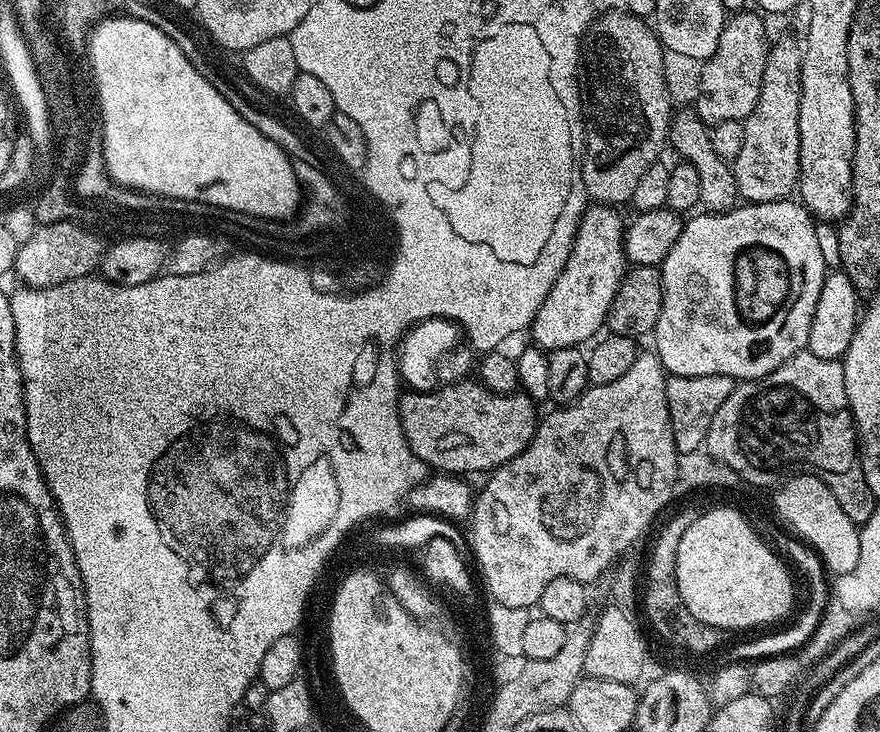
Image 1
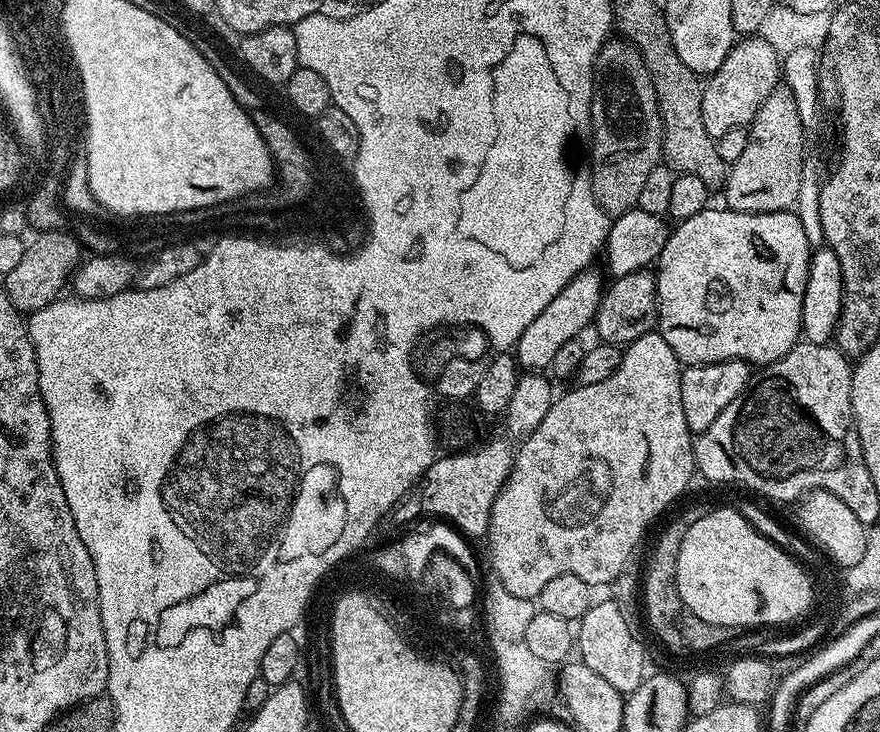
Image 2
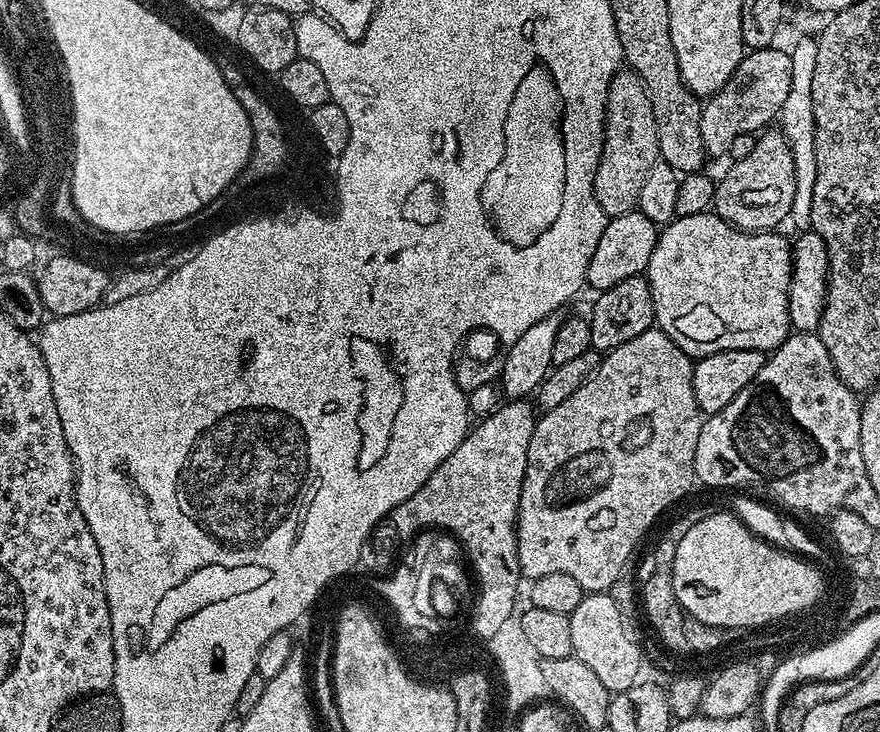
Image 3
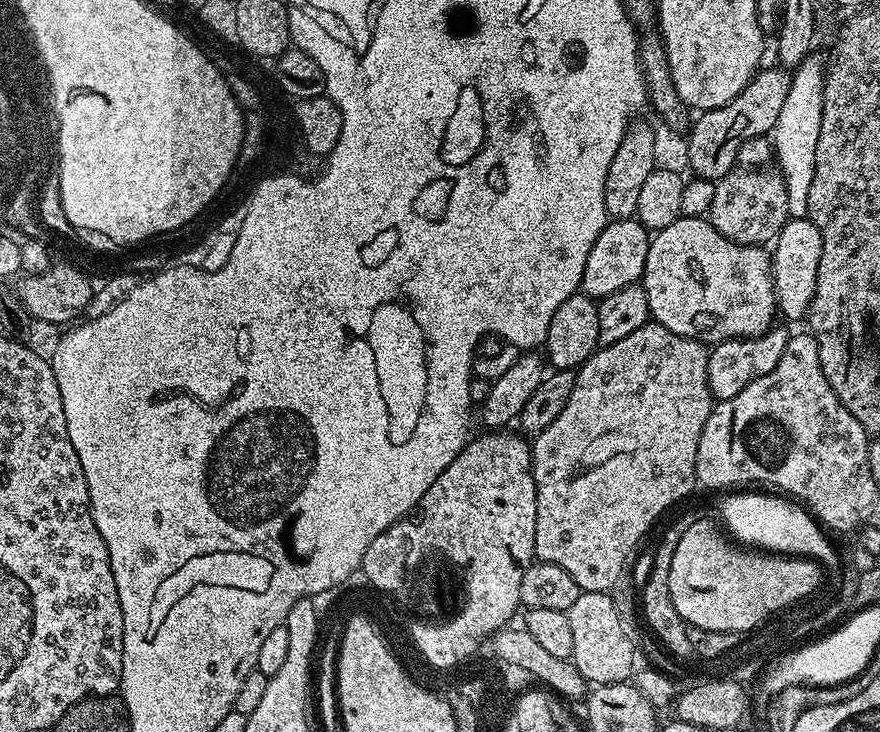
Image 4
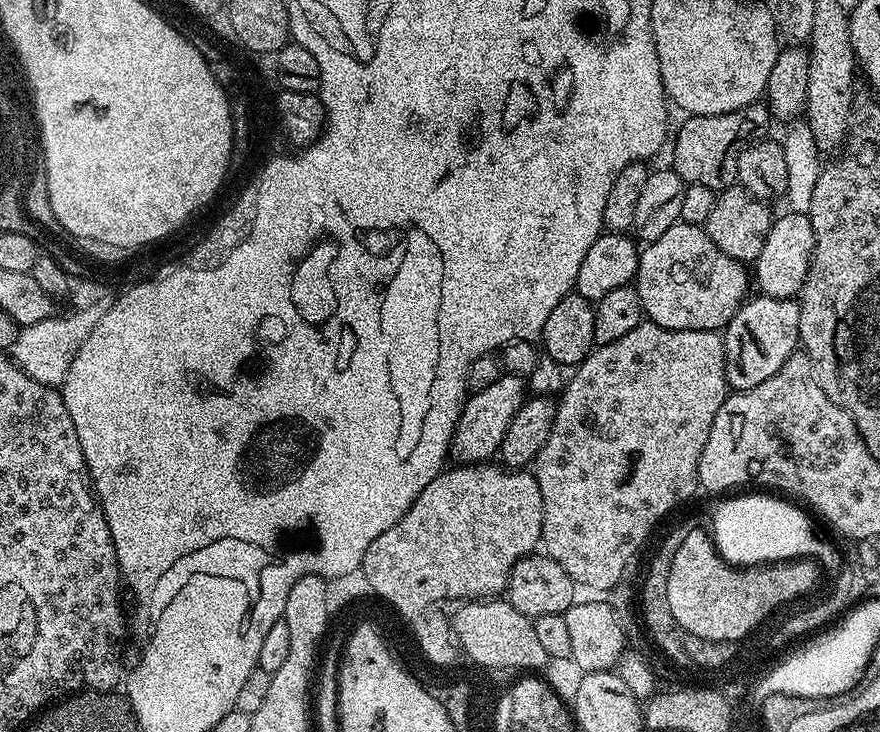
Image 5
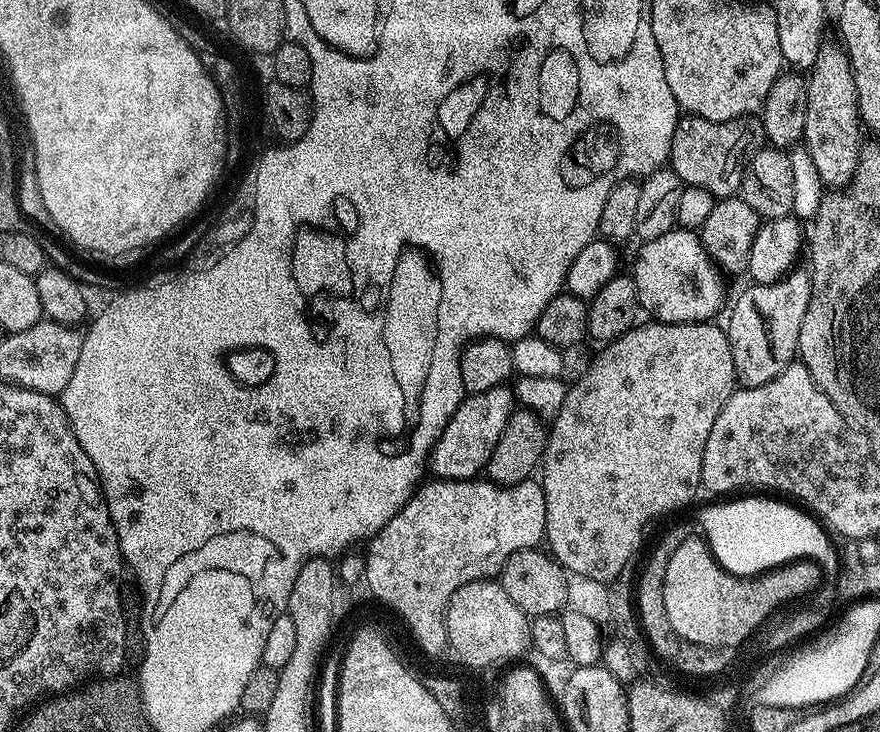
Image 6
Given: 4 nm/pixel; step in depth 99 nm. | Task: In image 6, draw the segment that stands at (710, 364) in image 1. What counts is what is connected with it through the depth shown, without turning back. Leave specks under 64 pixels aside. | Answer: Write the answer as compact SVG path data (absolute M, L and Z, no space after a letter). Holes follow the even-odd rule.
M673 228L662 238L645 240L639 245L636 265L630 269L636 283L640 308L648 311L653 321L661 324L699 324L713 319L712 316L724 304L724 284L704 243L695 231Z

